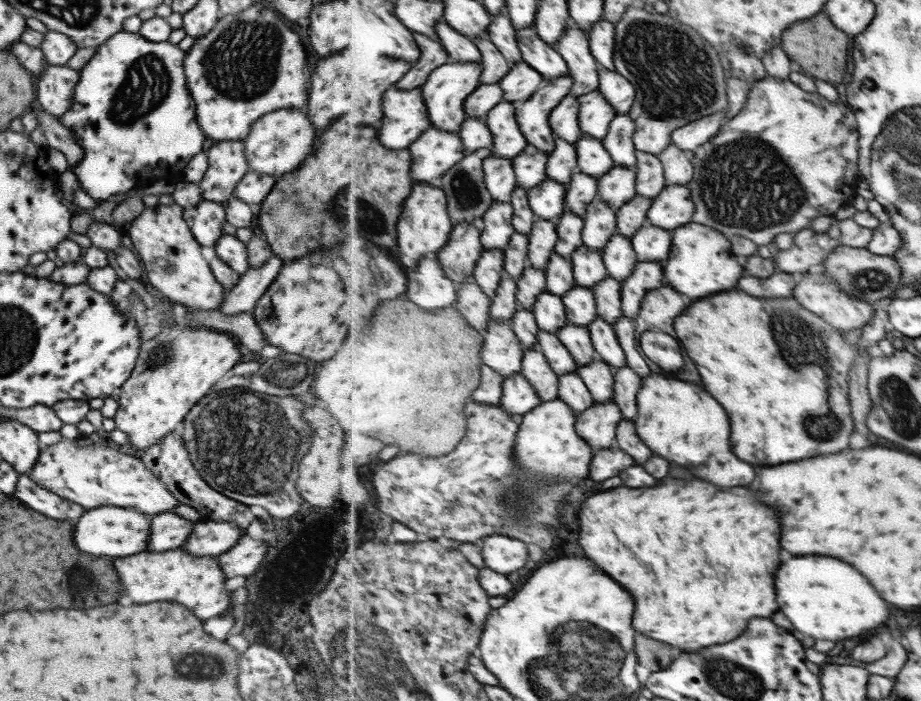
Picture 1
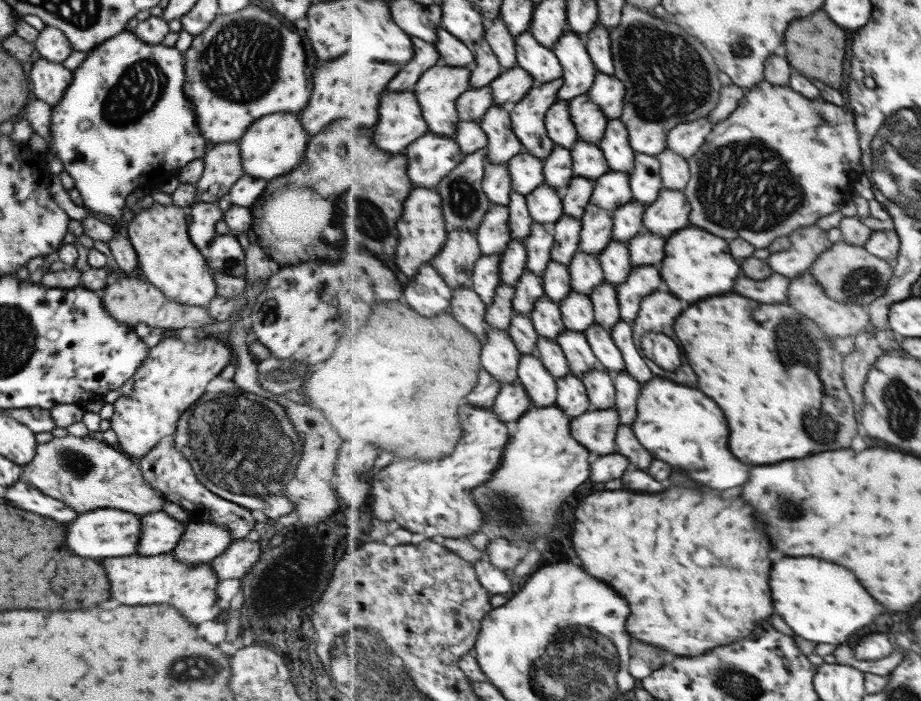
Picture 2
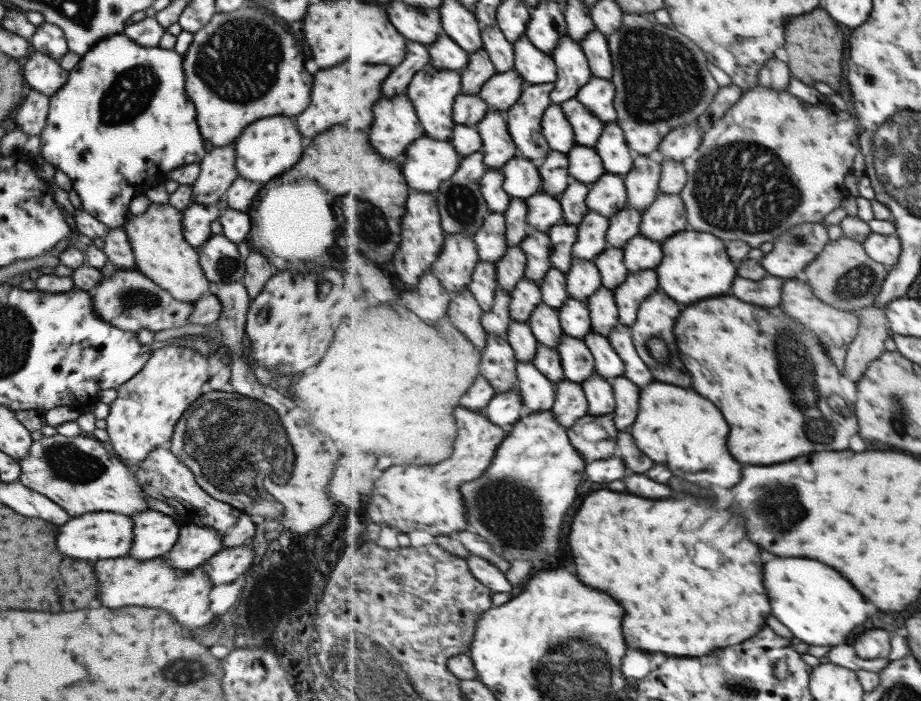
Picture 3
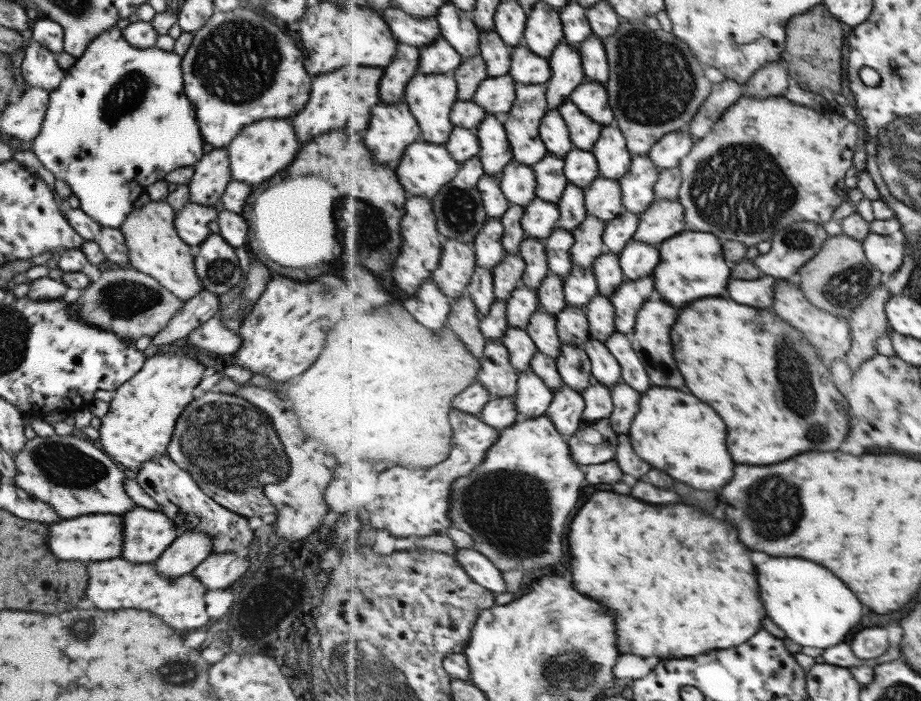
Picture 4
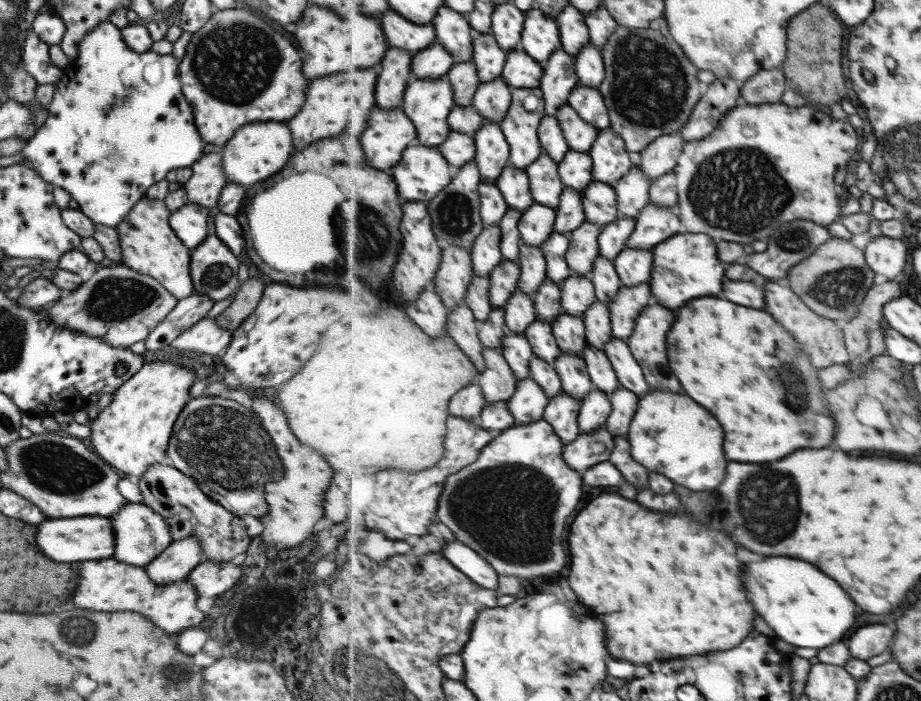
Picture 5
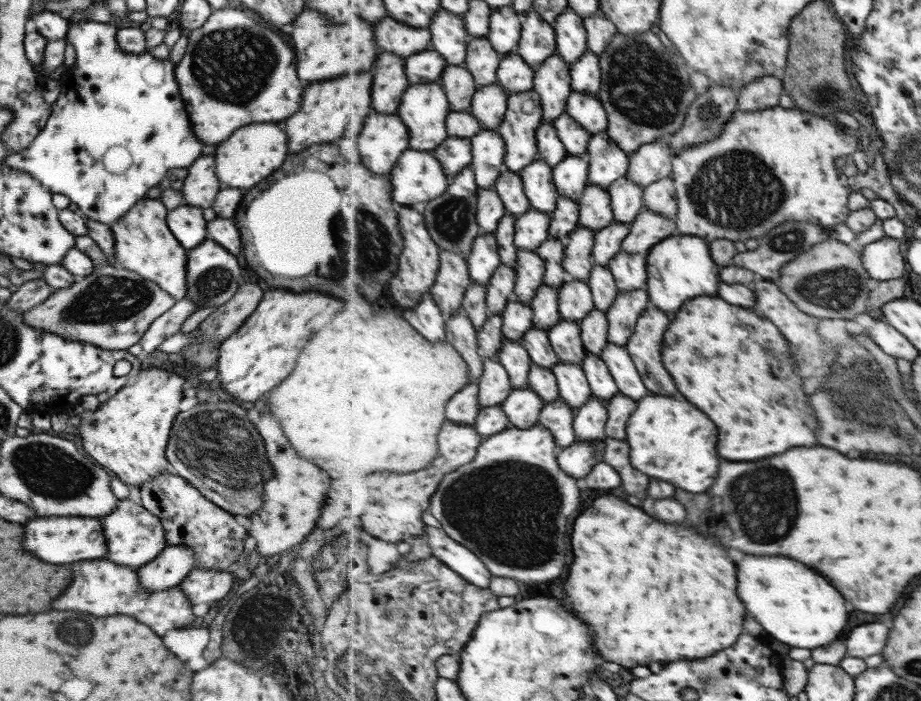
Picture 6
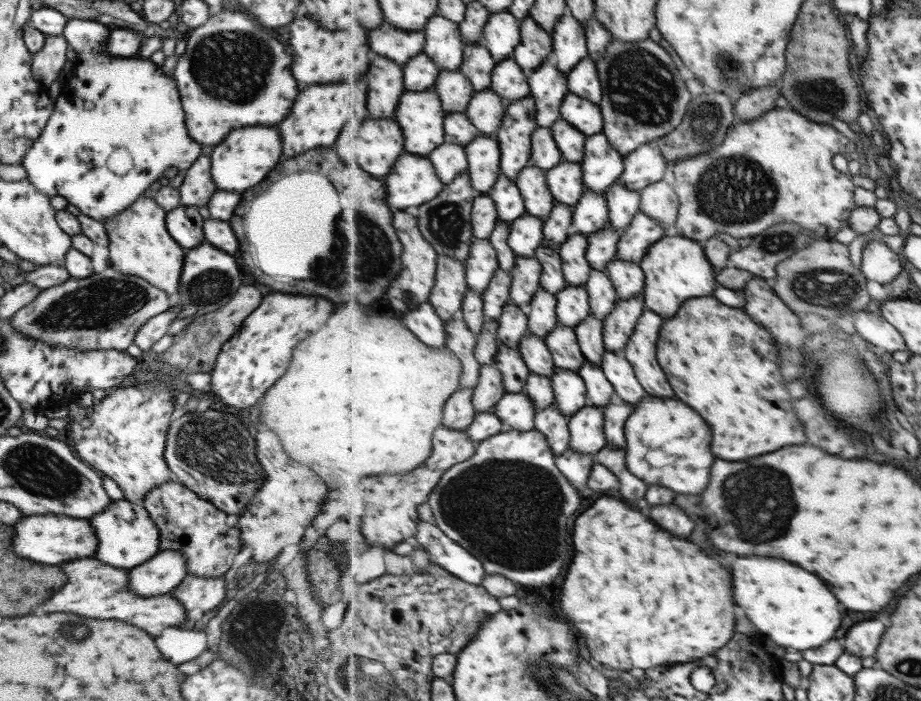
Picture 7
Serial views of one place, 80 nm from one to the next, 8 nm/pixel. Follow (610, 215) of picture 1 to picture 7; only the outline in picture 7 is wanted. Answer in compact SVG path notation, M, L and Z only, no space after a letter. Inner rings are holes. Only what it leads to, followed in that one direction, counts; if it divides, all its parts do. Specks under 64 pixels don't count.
M583 234L571 235L558 249L569 285L585 285L594 269L587 260L588 237Z

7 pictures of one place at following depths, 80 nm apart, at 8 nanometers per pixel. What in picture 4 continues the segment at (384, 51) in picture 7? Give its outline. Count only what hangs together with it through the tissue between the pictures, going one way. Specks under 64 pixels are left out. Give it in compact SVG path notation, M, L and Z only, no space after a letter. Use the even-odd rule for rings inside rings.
M391 6L381 13L383 20L389 23L391 30L398 38L399 44L407 43L423 48L432 45L442 36L436 16L415 18L395 6Z

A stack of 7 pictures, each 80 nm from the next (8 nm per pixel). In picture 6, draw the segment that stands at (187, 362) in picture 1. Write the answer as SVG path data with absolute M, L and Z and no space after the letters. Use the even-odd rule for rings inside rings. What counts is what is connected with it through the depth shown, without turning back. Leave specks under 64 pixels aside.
M150 367L139 372L133 384L112 392L105 402L99 403L95 411L86 411L79 406L74 407L69 414L81 418L77 427L79 432L75 436L81 438L83 452L127 484L127 488L141 488L143 482L150 480L156 474L169 472L170 467L165 458L165 449L174 416L179 412L179 402L184 398L181 393L183 382L185 379L176 373Z

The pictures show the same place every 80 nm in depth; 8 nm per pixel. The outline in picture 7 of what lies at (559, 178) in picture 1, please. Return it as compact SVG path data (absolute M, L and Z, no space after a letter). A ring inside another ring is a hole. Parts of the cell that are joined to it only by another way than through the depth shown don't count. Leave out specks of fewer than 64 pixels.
M531 164L519 173L517 183L526 202L527 213L547 219L556 205L544 168Z

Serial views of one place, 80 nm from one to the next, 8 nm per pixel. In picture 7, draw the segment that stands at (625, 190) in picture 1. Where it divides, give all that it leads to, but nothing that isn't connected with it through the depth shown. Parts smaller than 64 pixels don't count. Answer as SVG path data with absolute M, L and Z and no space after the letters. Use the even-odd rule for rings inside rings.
M586 189L584 195L574 206L573 224L569 235L591 234L604 230L610 224L610 210L606 193Z

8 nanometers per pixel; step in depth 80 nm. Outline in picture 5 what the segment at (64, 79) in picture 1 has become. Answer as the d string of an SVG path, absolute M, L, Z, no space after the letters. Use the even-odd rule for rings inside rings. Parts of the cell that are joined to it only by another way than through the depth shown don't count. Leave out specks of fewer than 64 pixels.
M27 31L20 53L22 67L37 85L56 86L62 81L62 69L50 63L48 45L41 42L33 31Z

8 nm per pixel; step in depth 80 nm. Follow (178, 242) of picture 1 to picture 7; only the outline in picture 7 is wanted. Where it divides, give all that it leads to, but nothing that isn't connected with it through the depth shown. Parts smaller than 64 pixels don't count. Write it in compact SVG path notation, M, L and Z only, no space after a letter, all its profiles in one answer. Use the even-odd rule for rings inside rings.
M140 196L125 210L102 221L109 238L109 264L121 274L135 275L171 298L178 292L179 277L186 250L173 242L165 230L165 212L152 199Z

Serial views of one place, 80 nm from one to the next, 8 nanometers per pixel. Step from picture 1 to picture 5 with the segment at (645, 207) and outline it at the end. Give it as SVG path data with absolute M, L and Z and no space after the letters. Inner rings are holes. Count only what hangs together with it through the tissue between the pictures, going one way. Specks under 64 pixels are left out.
M621 216L601 230L599 237L600 256L615 260L627 248L627 243L636 228L636 218Z

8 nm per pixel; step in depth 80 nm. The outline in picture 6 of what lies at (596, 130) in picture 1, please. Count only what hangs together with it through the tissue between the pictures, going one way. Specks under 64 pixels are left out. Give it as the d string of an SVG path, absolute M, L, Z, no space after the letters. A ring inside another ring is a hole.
M565 112L557 120L554 120L559 138L564 142L568 154L586 155L592 137L580 122L577 122L569 113Z

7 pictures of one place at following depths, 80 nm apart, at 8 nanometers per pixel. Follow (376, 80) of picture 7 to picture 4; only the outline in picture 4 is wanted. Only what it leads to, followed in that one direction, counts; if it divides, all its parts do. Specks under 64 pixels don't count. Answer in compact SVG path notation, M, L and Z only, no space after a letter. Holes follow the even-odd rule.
M407 43L398 45L395 62L385 67L384 77L379 86L381 102L395 104L406 98L407 86L420 70L422 49Z

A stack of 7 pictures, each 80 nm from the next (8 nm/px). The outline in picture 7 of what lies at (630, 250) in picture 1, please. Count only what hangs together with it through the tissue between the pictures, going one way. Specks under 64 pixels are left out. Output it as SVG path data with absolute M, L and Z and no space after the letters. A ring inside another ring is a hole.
M593 269L585 285L590 294L591 315L605 320L619 299L611 277L607 272Z

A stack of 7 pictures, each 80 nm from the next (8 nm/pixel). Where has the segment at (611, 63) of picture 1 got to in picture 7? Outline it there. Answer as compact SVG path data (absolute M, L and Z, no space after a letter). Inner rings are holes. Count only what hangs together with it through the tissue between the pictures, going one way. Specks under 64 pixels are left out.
M585 57L578 65L575 65L575 68L568 73L568 80L567 86L569 86L570 93L600 104L602 84L597 62L591 57Z

